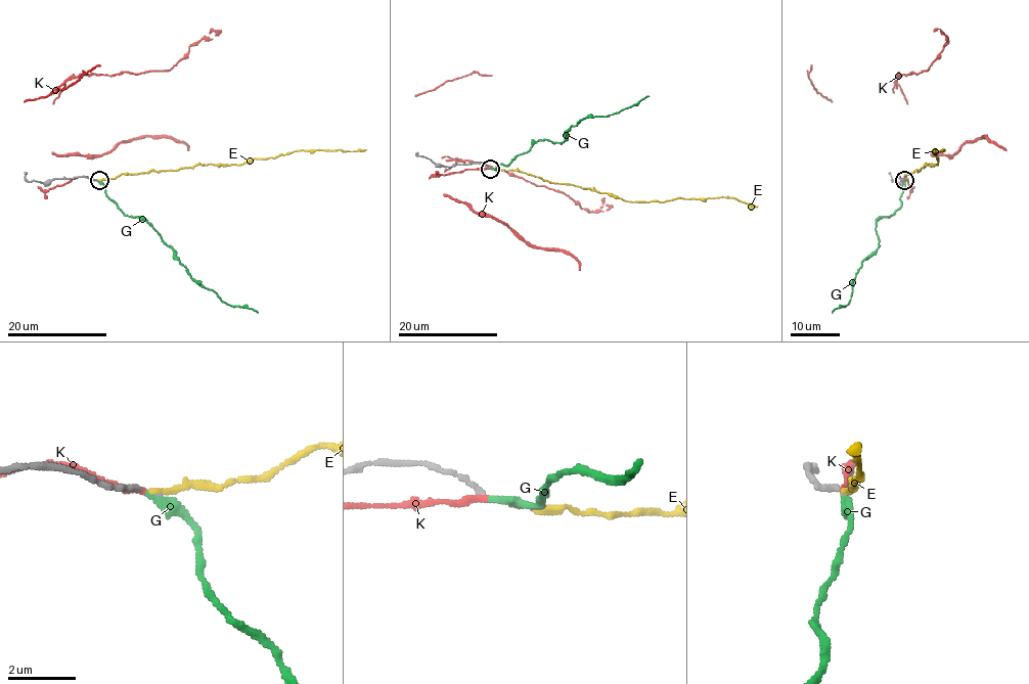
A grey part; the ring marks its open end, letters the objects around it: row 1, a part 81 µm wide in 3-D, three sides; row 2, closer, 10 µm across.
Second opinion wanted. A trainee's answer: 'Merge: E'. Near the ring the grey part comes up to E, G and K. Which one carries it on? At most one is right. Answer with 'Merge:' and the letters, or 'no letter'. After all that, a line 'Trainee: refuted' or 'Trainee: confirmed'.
Merge: E
Trainee: confirmed

